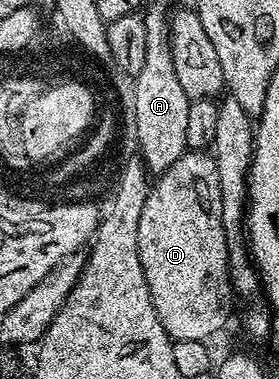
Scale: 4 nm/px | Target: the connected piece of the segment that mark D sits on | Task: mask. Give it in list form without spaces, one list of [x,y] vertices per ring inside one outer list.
[[[188,150],[184,152],[169,170],[165,170],[150,185],[150,192],[145,200],[144,209],[141,212],[141,222],[137,222],[137,234],[139,235],[139,253],[141,254],[141,266],[145,270],[145,282],[149,286],[149,294],[153,298],[153,306],[172,337],[181,340],[210,341],[210,336],[215,336],[227,324],[231,316],[231,300],[233,301],[233,289],[231,286],[231,267],[227,265],[227,239],[225,238],[225,226],[221,222],[221,187],[218,182],[215,157],[207,150]]]

